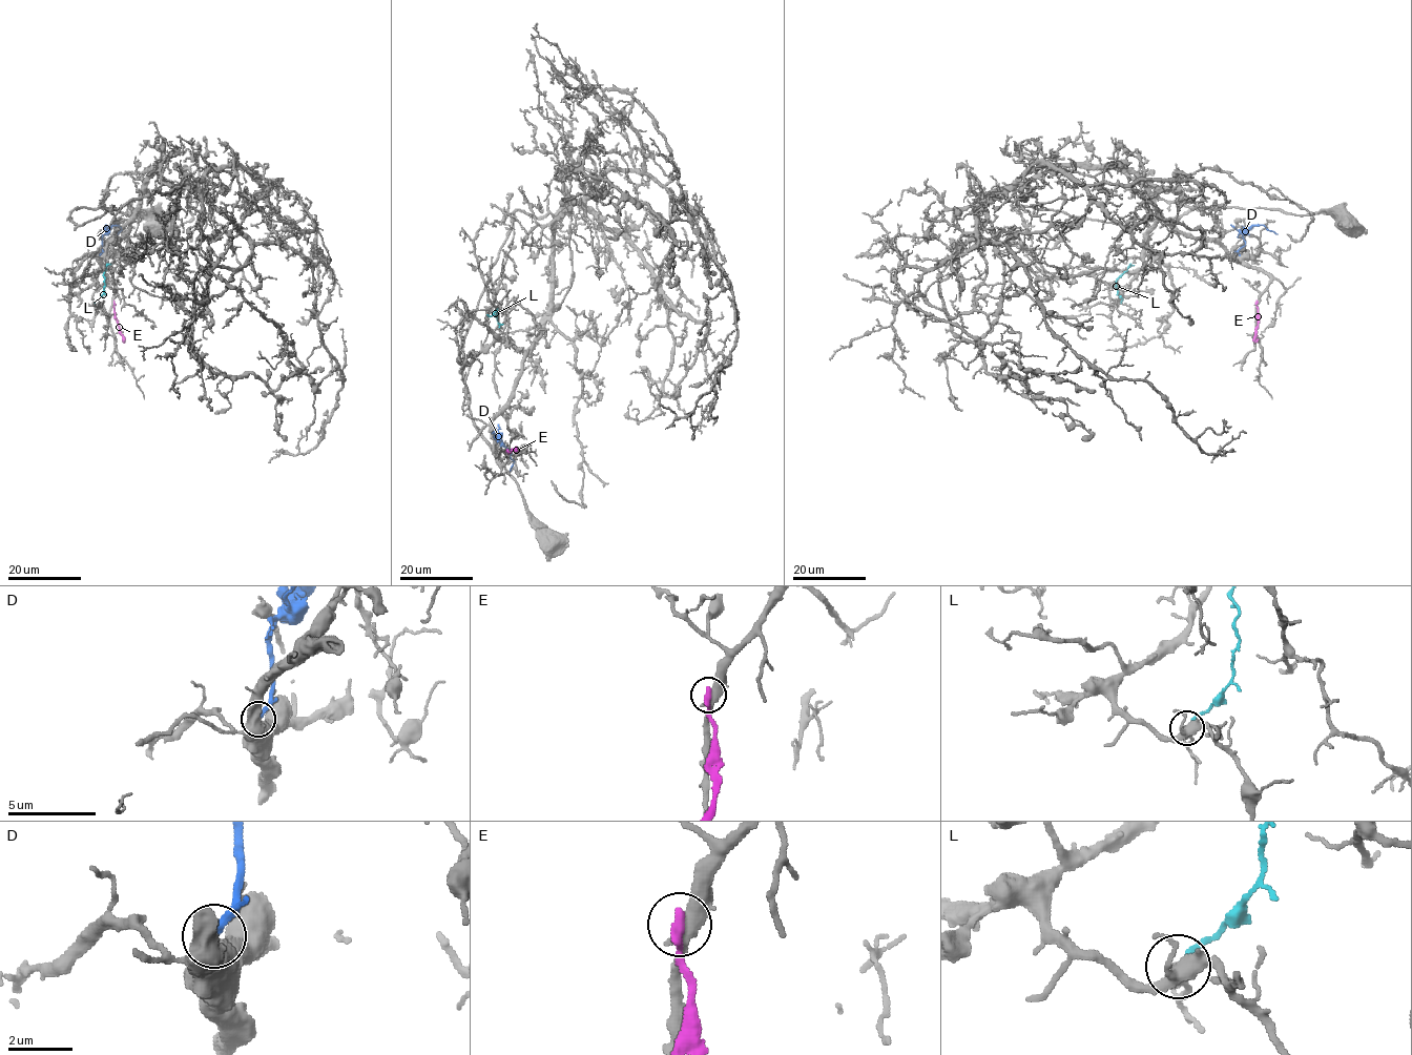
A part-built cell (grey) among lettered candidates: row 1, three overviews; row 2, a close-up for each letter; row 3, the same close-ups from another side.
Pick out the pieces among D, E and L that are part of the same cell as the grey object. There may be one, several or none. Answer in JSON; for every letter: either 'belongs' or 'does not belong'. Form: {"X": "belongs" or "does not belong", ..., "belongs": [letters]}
{"D": "does not belong", "E": "does not belong", "L": "does not belong", "belongs": []}

